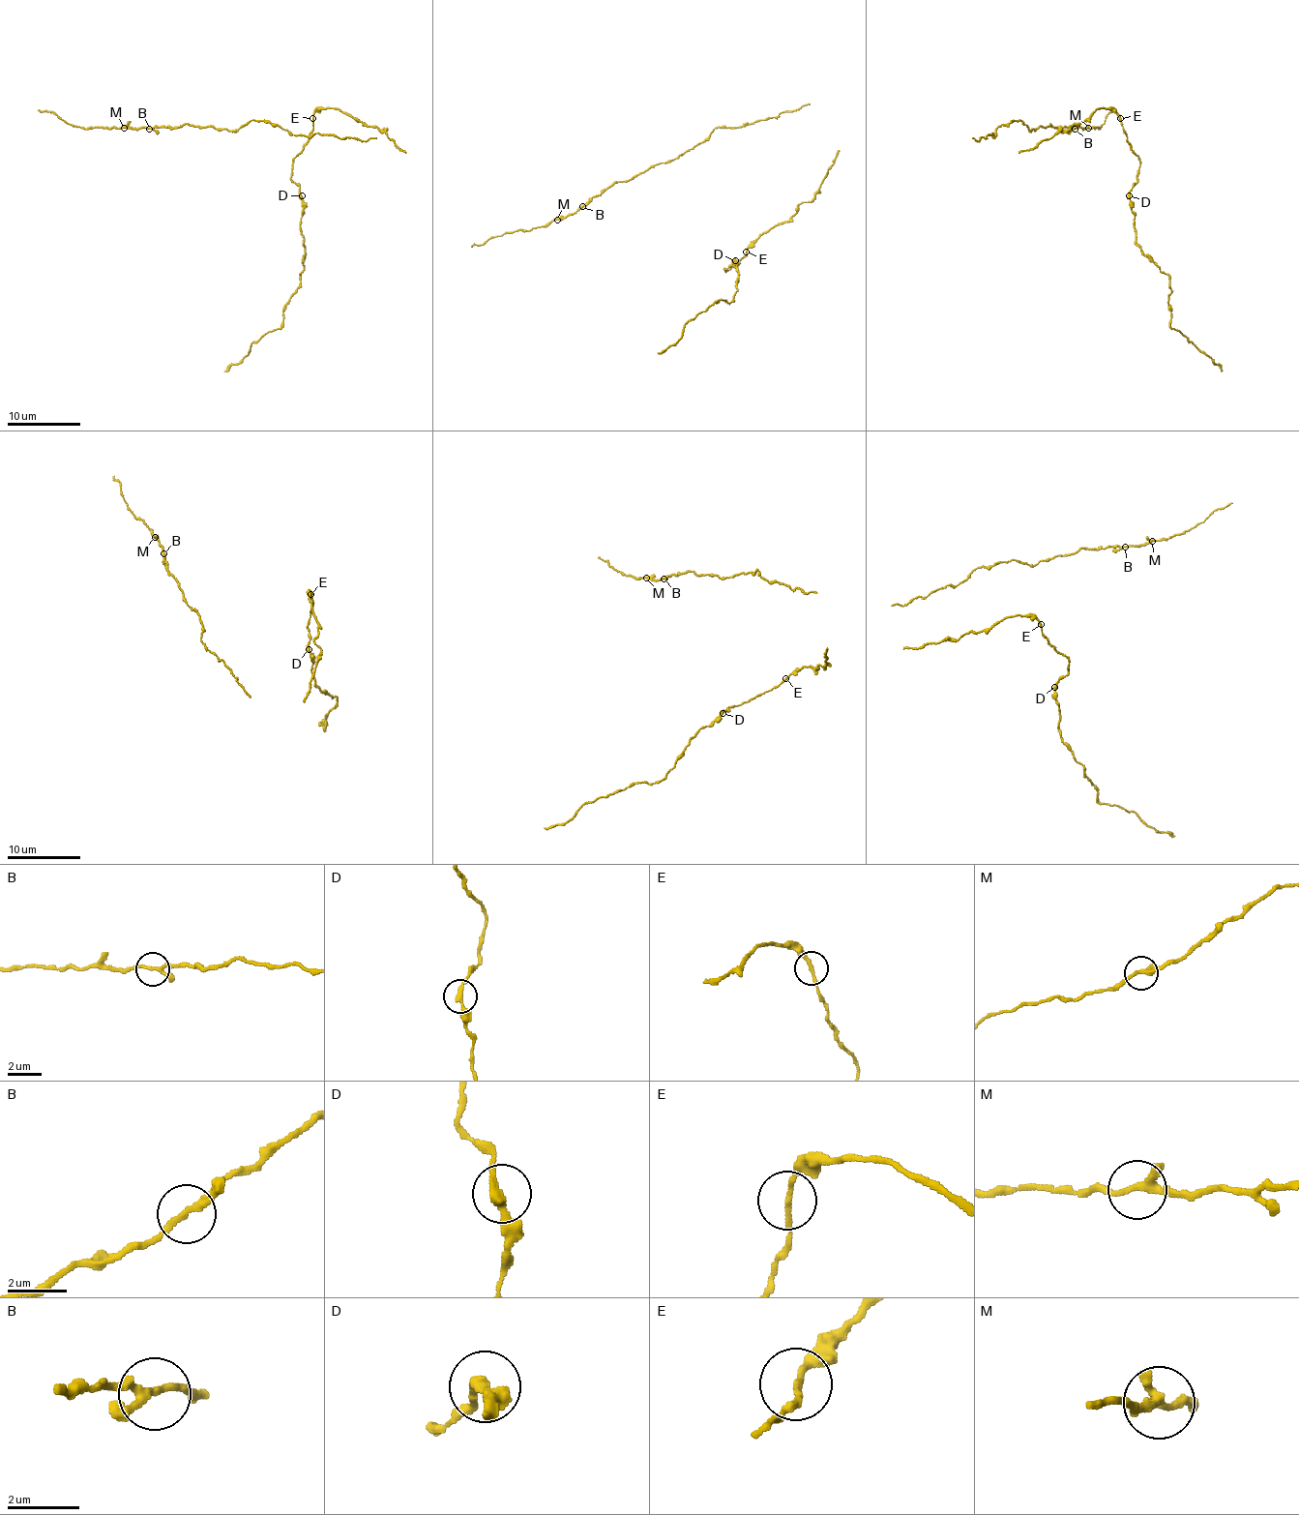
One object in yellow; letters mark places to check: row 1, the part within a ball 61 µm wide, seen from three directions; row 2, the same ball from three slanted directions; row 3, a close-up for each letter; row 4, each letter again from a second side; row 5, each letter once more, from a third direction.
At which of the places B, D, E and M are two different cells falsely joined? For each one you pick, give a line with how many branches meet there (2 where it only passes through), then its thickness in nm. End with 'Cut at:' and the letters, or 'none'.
Cut at: none

